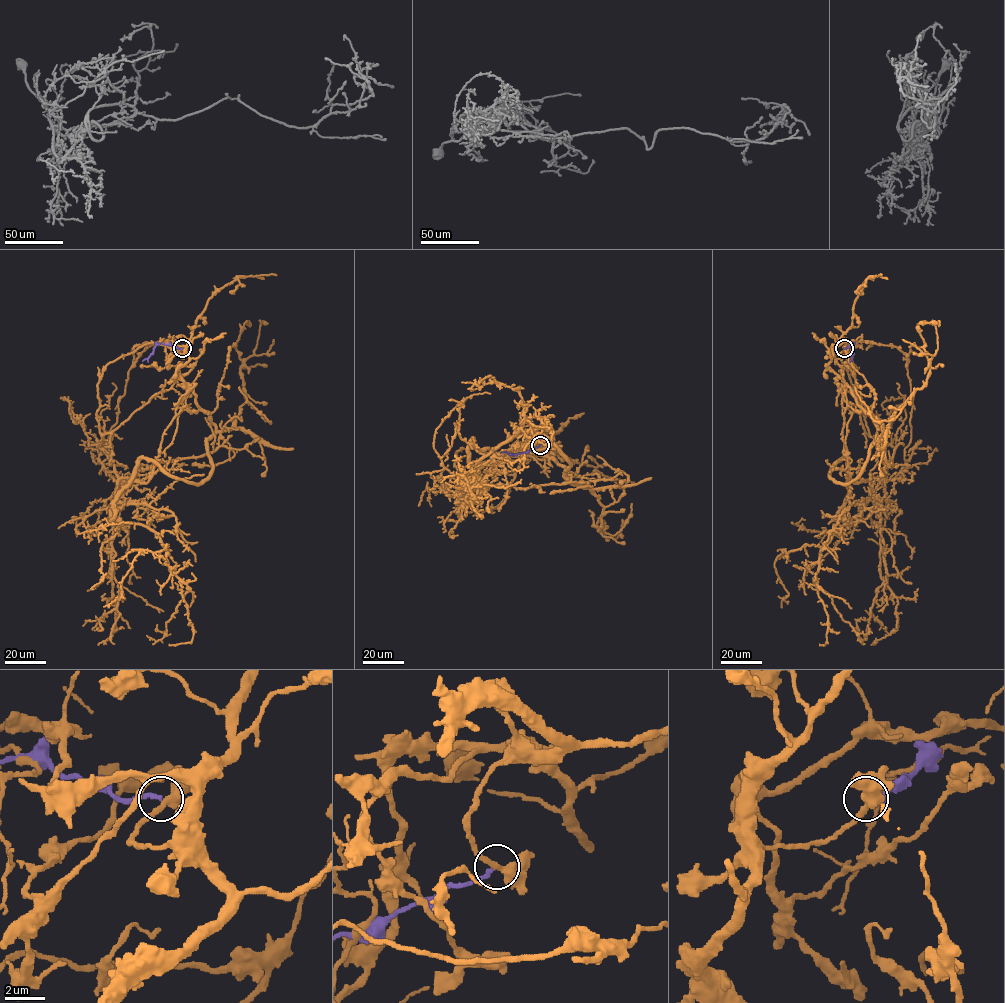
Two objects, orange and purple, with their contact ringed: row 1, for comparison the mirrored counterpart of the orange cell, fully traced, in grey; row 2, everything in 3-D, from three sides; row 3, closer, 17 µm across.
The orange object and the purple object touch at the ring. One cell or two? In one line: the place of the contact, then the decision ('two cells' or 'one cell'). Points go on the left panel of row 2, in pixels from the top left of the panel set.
(182, 348) | two cells

